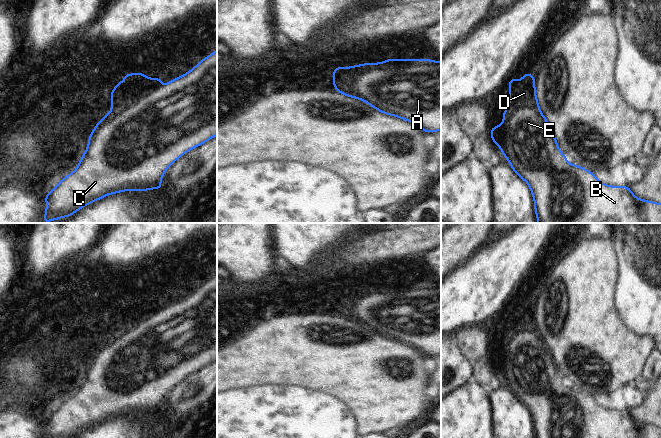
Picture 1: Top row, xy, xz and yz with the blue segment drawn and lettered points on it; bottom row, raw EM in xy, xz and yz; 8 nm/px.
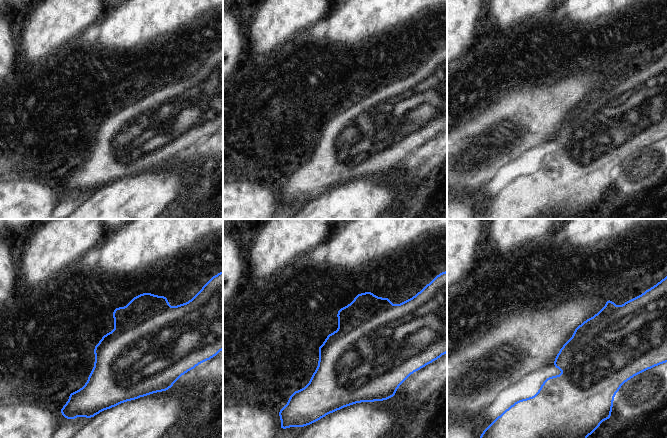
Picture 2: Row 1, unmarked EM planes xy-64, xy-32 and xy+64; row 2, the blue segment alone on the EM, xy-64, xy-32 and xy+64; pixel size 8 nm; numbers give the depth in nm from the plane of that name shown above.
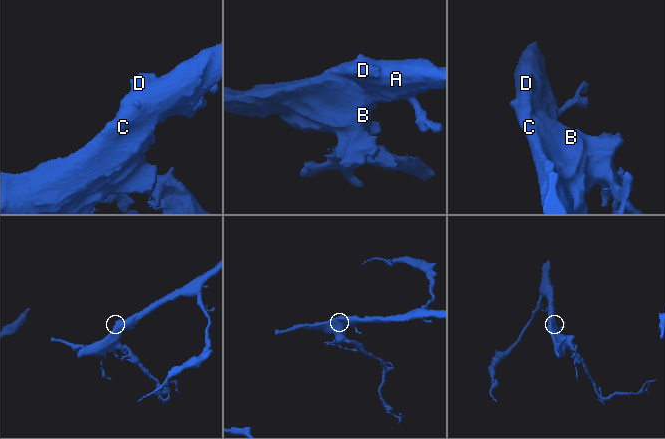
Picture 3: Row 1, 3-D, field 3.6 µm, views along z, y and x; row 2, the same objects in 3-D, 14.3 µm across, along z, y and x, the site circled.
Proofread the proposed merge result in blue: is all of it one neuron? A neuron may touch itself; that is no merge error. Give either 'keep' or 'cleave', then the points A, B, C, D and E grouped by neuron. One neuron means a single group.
keep; A B C D E

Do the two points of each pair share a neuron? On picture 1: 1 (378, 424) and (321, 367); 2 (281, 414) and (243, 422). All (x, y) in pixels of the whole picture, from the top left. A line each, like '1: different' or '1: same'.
1: same
2: same

